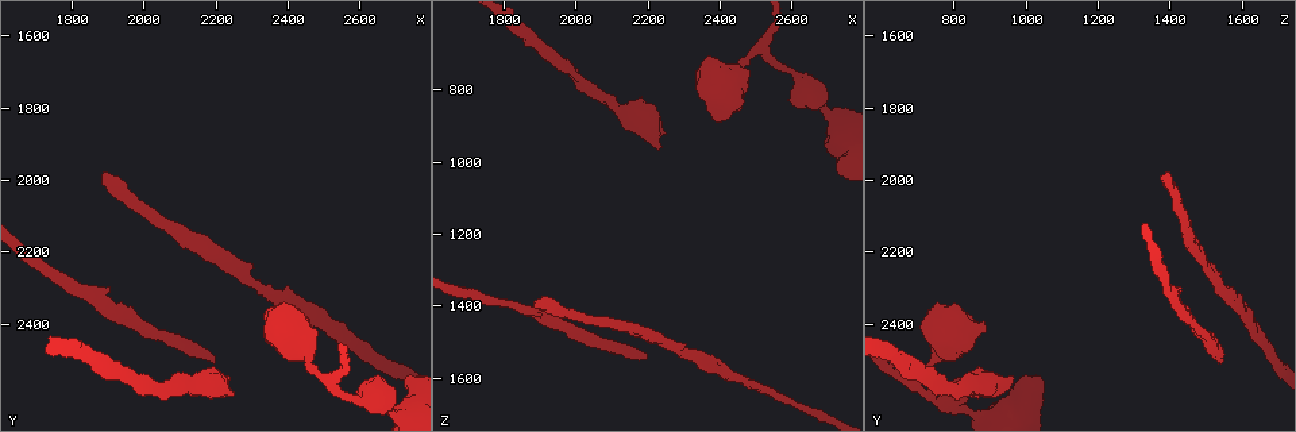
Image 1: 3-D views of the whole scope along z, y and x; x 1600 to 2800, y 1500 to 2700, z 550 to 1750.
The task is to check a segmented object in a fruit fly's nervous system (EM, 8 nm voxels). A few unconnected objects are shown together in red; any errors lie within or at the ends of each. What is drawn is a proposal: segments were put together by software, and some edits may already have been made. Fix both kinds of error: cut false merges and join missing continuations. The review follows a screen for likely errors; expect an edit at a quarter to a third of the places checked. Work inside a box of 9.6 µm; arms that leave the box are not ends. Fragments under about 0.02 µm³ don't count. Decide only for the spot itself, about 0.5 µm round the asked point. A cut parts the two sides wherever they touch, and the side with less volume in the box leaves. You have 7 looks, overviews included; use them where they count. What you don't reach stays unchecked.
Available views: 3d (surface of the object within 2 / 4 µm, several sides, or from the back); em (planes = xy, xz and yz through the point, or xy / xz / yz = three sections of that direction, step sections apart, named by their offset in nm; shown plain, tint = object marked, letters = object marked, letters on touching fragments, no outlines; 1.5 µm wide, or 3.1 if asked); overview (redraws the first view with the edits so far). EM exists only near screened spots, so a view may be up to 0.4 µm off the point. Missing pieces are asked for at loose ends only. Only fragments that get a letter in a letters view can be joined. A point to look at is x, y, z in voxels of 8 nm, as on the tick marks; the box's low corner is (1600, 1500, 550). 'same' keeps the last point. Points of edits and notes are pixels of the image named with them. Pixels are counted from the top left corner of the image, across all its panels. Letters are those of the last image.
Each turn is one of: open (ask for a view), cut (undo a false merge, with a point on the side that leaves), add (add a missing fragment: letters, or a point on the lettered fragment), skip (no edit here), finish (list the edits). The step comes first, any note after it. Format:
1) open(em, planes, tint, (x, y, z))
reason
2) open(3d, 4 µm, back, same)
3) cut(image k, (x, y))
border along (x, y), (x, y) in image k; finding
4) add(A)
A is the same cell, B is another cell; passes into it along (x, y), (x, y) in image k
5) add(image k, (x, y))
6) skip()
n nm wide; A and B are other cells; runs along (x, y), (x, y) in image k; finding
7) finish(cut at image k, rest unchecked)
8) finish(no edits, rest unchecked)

open(3d, 4 µm, back, (2510, 2560, 690))
sudden change in width

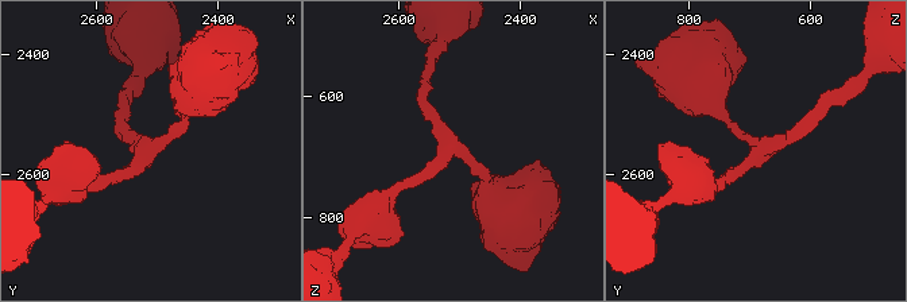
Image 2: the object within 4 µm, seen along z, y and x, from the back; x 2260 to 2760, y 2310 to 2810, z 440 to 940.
open(em, planes, tint, (2520, 2555, 685))
now the EM

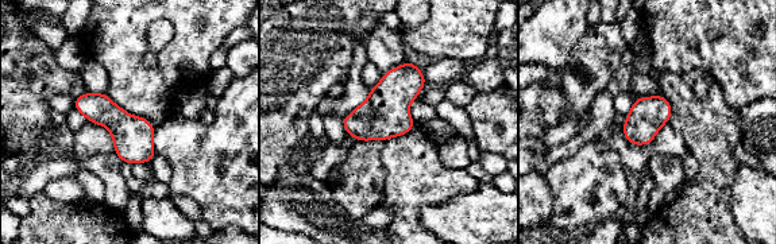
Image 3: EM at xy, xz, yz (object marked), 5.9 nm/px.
open(em, planes, letters, same)

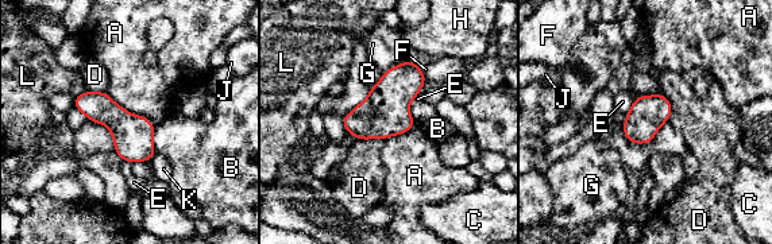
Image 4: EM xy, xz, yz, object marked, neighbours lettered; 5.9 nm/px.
skip()
220 nm wide; A, B, C, D, E, F, G, H, J, K and L are other cells; border along (104, 92), (155, 126) in image 4; one cell here

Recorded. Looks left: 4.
open(em, xz, step 8, letters, (2650, 2560, 860))
free end

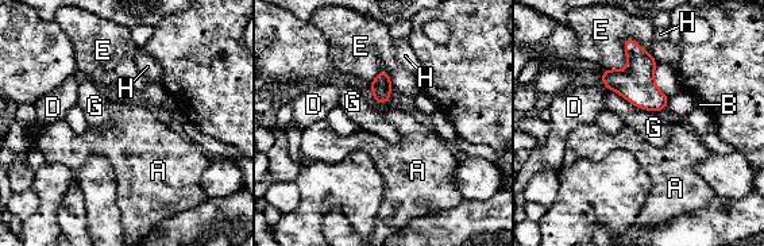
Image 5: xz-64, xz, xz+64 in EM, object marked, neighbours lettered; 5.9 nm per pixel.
skip()
A, B, D, E, G and H are other cells; border along (609, 89), (640, 108), (659, 112) in image 5; none of them fits

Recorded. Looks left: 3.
open(em, planes, tint, (2200, 2500, 1550))
end of a long branch

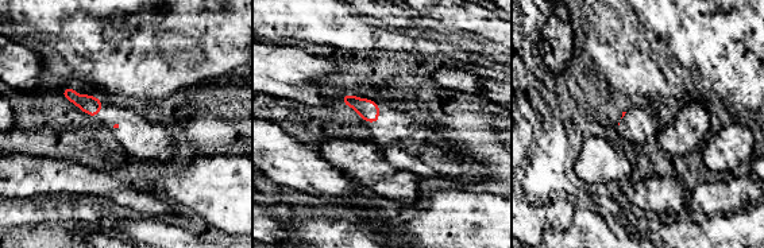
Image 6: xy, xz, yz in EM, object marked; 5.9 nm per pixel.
open(em, planes, letters, same)
see the neighbours

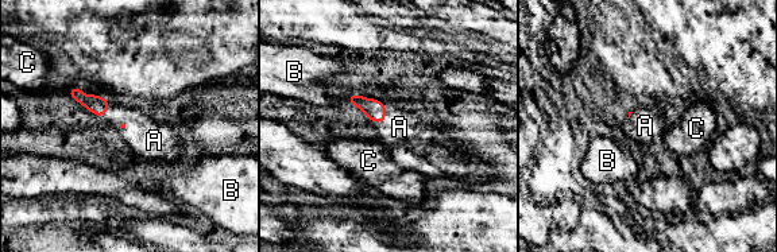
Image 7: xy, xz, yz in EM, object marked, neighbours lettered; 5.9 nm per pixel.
add(A)
A is the same cell, B and C are other cells; passes into it along (374, 109), (385, 120), (399, 127) in image 7; it goes on there

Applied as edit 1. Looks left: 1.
finish(add at image 7, rest unchecked)

